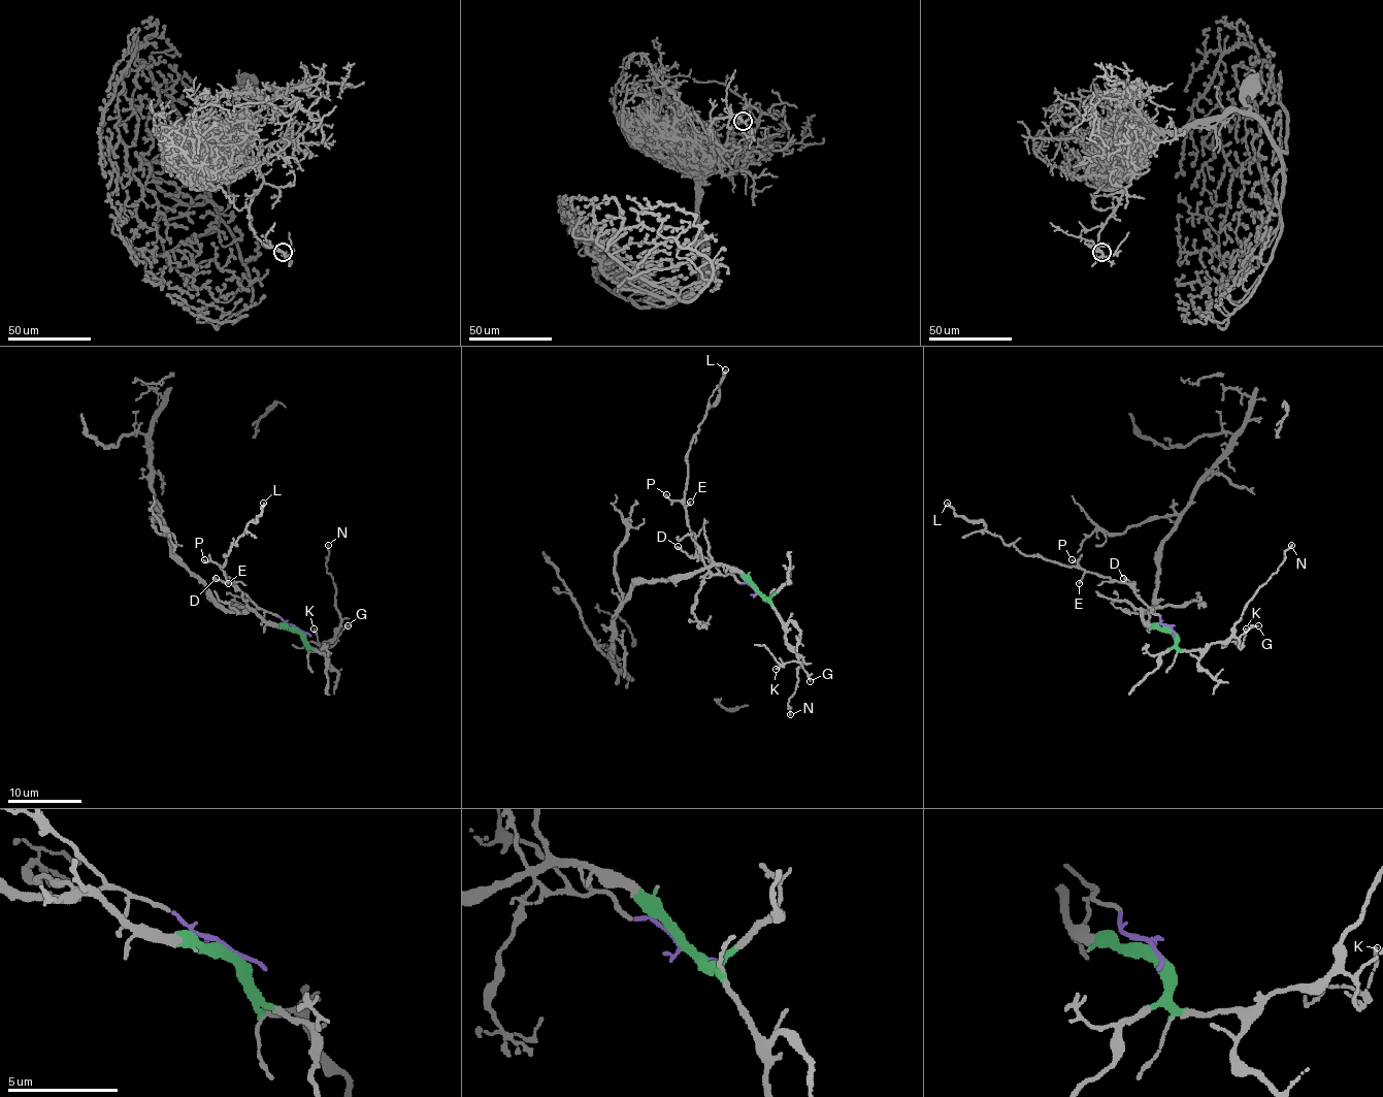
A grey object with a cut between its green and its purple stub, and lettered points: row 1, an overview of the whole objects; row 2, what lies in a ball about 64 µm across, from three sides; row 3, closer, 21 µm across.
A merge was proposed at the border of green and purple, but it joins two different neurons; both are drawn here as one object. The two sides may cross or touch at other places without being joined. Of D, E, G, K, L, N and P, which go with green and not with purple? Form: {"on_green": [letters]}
{"on_green": ["G", "K", "N"]}

